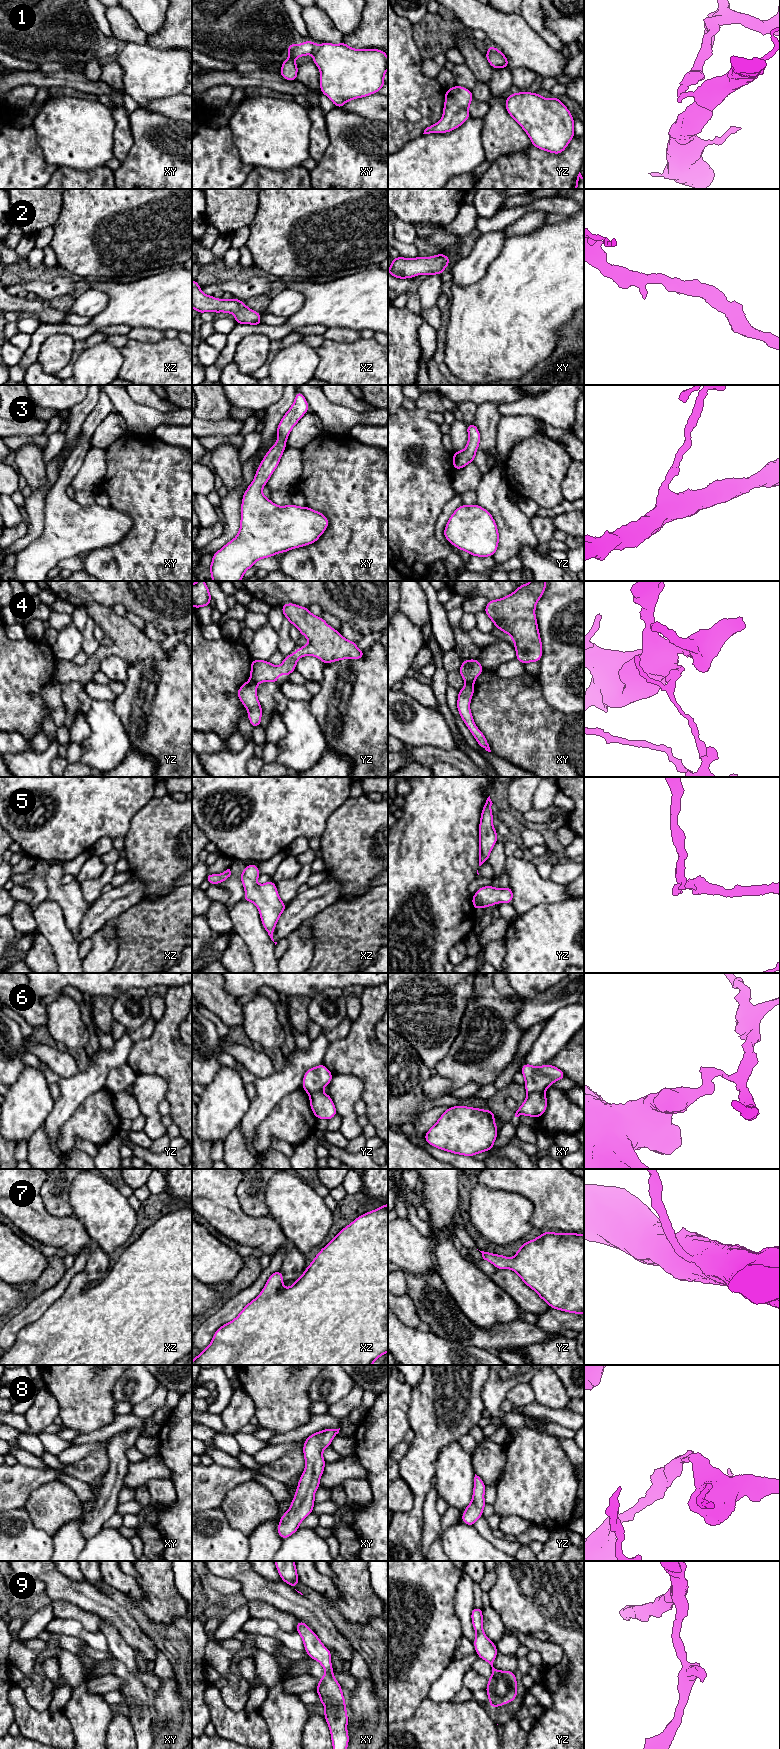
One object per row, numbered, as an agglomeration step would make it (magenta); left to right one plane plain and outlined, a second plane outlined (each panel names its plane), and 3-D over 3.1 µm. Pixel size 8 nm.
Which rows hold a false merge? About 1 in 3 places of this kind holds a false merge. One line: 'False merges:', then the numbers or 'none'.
False merges: 1, 4, 6

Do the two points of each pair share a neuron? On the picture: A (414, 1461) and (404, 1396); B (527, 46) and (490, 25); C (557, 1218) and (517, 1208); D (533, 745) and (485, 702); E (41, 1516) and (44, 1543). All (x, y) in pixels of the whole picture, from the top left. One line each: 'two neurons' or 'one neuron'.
A: two neurons
B: one neuron
C: two neurons
D: one neuron
E: two neurons

